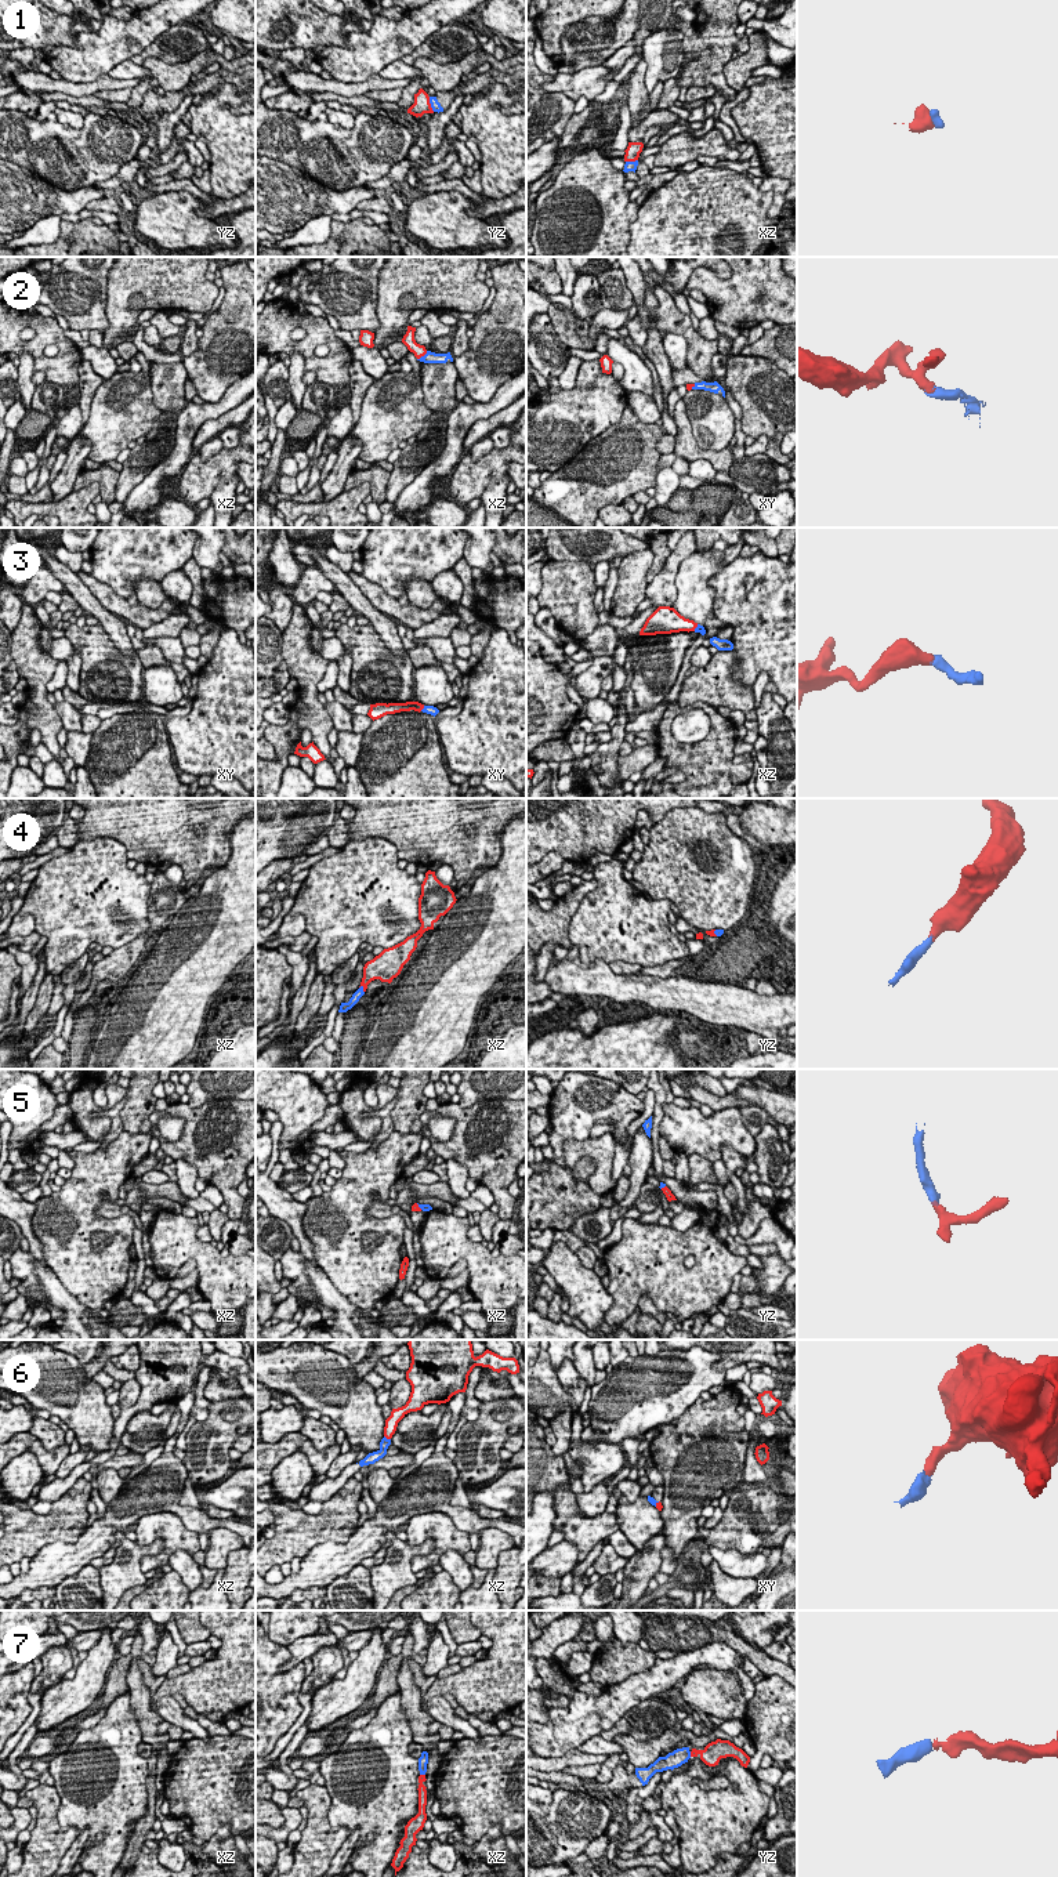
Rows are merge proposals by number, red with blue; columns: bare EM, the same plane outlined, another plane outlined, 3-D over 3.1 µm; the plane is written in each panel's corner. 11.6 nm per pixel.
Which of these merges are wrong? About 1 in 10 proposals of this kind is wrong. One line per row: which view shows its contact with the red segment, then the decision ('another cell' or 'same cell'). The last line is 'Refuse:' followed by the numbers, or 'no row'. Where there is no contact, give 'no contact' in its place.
1: yz | same cell
2: xz | same cell
3: xy | same cell
4: xz | same cell
5: xz | same cell
6: xz | same cell
7: xz | same cell
Refuse: no row

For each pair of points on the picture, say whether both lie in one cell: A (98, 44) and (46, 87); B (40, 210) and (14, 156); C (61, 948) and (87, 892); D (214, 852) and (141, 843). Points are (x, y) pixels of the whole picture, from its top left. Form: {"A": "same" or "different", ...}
{"A": "different", "B": "different", "C": "same", "D": "same"}

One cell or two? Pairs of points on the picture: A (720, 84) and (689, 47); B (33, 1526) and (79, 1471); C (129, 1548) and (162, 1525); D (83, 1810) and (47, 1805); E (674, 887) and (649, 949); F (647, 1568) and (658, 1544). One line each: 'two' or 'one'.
A: one
B: two
C: two
D: two
E: two
F: one

